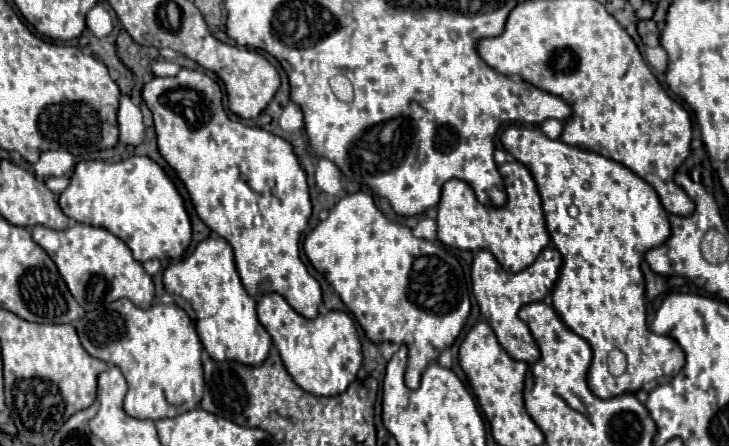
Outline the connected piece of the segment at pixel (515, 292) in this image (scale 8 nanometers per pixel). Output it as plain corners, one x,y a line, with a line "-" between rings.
545,248
529,268
513,274
513,272
503,270
501,264
495,260
495,256
491,256
491,252
487,252
487,250
479,250
473,258
471,280
473,280
473,294
477,298
481,314
493,328
499,344
515,360
523,360
527,364
533,364
539,360
539,348
529,332
529,326
517,316
517,312
521,306
525,306
529,302
543,300
553,290
557,276
559,276
561,262
563,262
563,256
559,250

